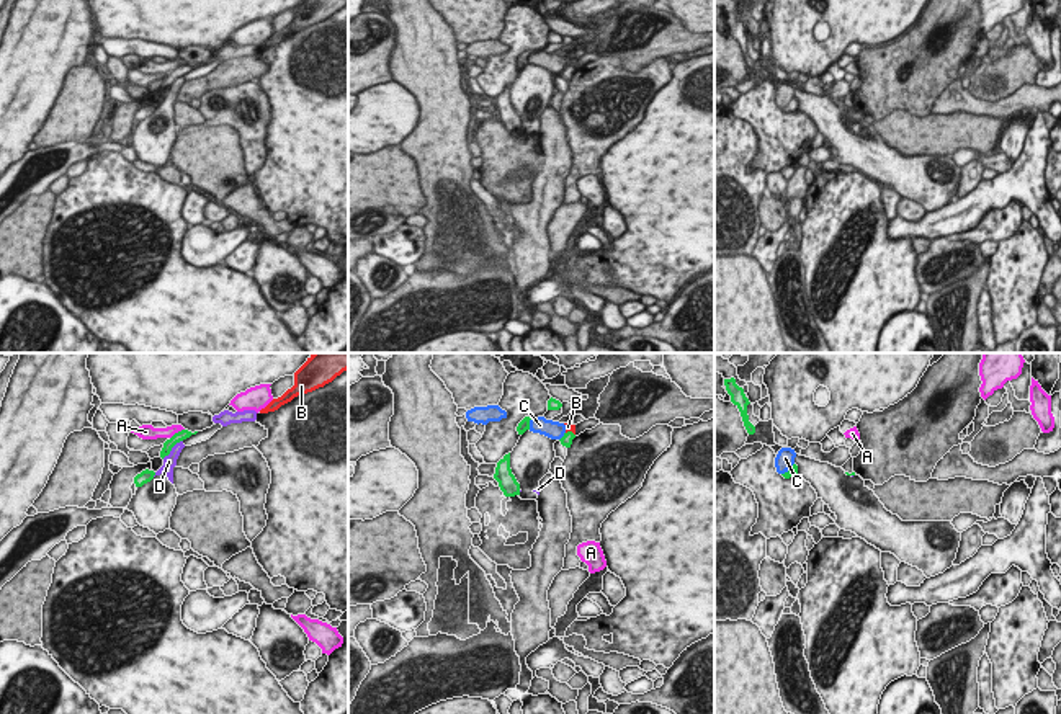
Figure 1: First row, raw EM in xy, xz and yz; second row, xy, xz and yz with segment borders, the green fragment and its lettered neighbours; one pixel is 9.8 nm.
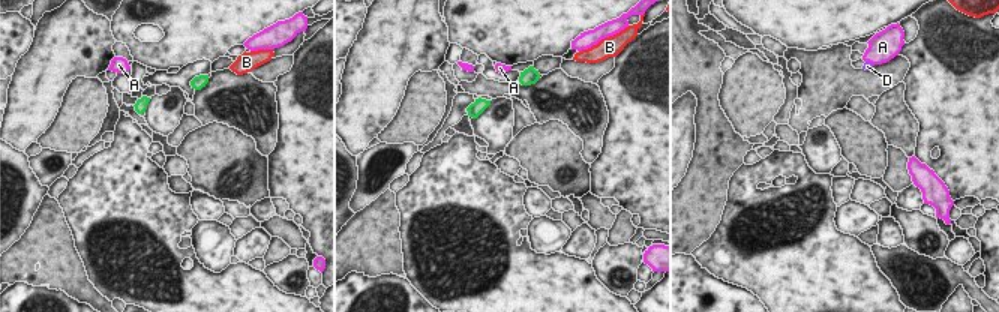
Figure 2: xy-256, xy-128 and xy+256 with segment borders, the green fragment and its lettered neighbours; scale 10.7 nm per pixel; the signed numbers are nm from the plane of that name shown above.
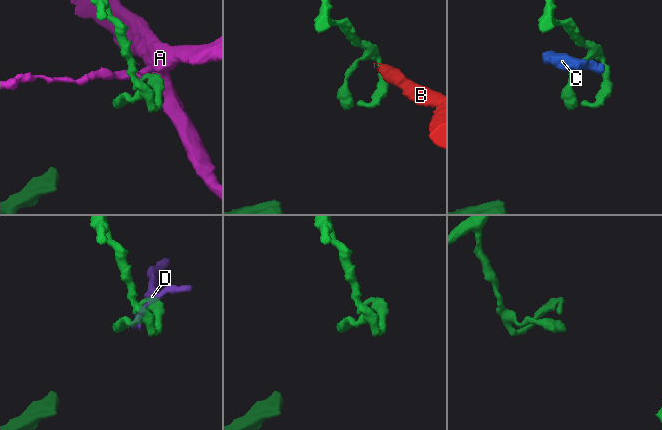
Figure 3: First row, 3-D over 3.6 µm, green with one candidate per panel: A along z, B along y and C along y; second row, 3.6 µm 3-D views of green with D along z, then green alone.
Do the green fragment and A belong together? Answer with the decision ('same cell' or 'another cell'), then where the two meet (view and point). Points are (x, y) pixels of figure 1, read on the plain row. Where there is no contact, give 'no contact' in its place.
another cell | xy (179, 66)

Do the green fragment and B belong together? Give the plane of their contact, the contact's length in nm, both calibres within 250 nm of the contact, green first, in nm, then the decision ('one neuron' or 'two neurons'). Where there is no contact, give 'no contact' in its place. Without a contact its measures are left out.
xz | 100 nm | 120/60 nm | two neurons

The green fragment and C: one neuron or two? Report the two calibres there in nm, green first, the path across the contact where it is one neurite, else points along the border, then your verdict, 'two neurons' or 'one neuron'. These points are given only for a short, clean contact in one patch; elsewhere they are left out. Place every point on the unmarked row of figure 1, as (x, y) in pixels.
calibres 120 and 170 nm; border xz (532, 53), (528, 62); two neurons

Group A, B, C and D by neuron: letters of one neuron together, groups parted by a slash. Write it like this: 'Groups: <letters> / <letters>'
Groups: A / B C / D

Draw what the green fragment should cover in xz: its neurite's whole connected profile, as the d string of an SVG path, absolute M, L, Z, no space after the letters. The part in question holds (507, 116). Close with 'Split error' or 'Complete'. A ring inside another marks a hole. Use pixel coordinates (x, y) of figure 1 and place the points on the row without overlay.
M510 87L497 96L494 113L499 116L499 121L505 131L520 129L520 118L510 103Z. Complete

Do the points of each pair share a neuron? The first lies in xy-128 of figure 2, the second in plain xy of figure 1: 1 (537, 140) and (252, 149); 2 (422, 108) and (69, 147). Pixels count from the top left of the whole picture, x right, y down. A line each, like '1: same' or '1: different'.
1: different
2: different

